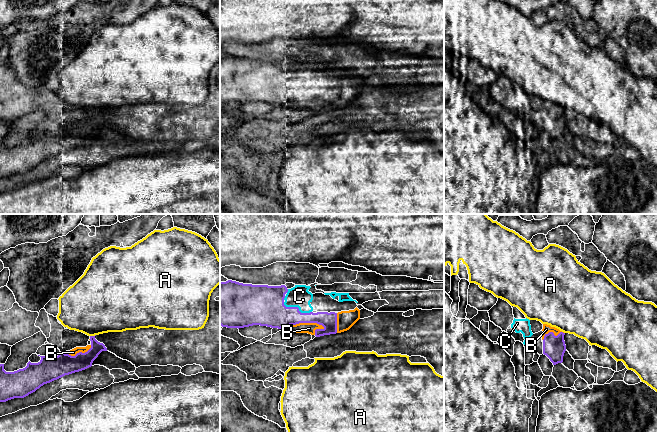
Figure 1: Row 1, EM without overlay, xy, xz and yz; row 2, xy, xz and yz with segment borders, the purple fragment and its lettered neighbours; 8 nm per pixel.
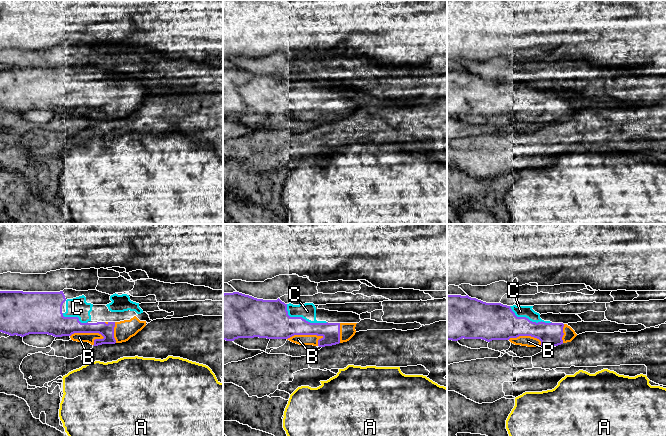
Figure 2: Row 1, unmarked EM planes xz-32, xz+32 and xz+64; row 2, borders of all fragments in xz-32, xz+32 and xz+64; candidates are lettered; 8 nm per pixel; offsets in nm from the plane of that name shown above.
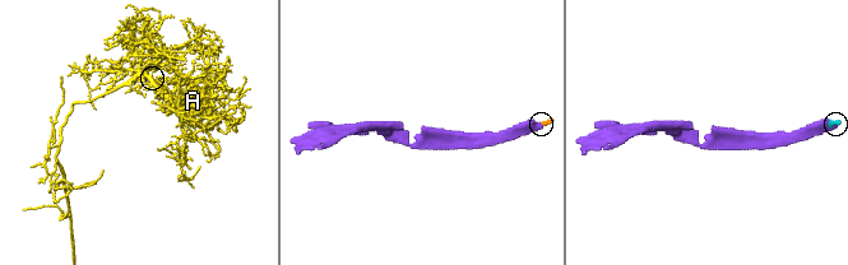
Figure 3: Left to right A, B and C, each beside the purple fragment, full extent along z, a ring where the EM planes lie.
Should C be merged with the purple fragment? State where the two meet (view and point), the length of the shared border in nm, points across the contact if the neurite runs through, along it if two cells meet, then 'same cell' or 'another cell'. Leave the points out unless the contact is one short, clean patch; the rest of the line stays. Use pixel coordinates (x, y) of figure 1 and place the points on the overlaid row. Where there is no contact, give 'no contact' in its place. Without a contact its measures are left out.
xz (297, 307) | 240 nm | same cell

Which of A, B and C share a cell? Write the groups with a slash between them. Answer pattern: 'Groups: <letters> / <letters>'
Groups: A / B C

